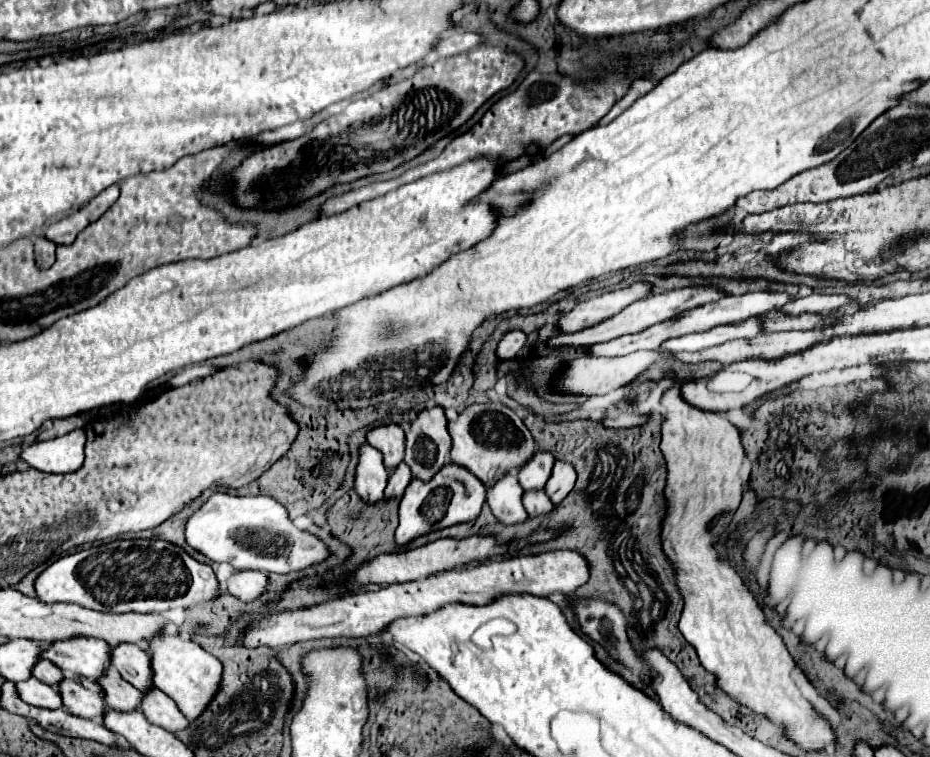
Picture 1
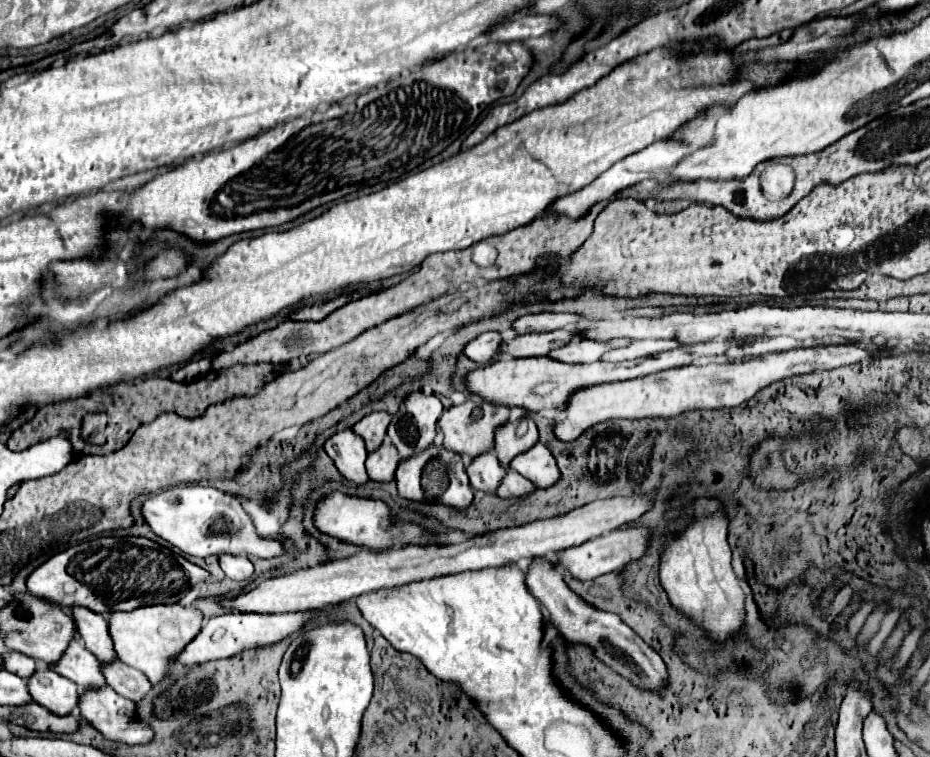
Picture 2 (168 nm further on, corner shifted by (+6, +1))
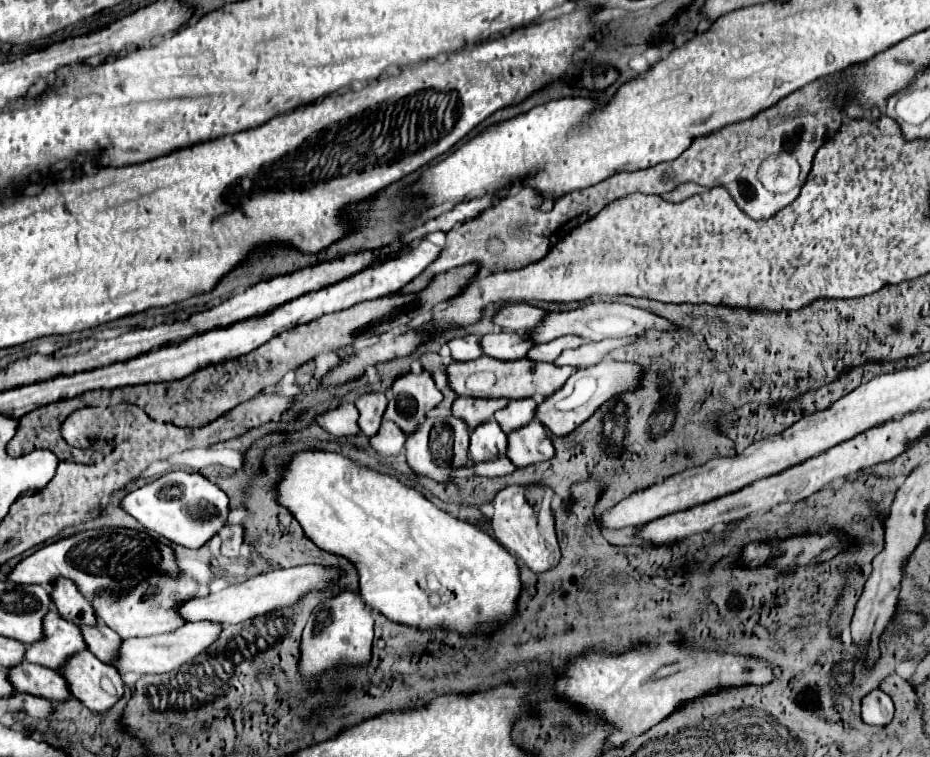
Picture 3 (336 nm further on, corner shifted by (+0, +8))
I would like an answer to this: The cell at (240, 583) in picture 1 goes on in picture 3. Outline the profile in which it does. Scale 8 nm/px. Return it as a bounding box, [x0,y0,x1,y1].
[221,525,245,557]

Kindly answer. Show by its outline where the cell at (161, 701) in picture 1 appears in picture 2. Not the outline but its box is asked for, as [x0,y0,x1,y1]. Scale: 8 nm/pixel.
[103,660,151,702]

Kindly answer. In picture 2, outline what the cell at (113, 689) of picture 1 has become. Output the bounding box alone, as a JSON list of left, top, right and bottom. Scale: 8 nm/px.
[51,638,107,690]

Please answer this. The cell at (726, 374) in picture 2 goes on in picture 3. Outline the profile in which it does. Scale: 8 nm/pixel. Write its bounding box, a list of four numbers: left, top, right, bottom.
[535,359,641,437]

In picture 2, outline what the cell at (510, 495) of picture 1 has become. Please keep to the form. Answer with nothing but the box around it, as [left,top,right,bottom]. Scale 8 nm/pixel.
[467,452,507,496]

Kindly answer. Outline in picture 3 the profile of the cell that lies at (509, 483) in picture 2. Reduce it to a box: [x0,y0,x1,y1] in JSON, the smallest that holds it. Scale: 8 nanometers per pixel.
[465,457,515,477]

